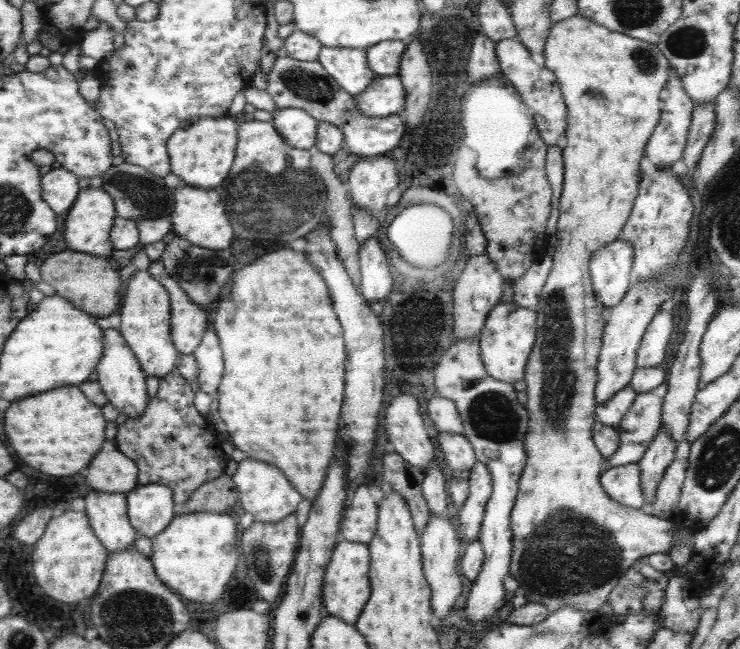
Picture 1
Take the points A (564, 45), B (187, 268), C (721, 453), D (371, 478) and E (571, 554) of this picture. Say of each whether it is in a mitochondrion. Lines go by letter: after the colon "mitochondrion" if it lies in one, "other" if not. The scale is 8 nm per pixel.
A: other
B: mitochondrion
C: mitochondrion
D: other
E: mitochondrion

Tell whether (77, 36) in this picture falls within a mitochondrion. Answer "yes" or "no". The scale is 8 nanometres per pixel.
no

